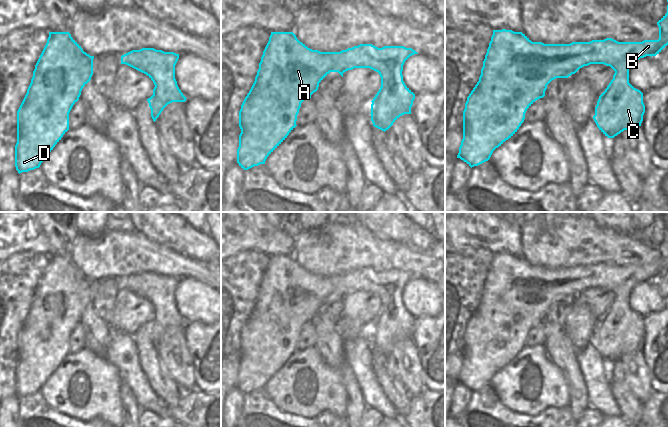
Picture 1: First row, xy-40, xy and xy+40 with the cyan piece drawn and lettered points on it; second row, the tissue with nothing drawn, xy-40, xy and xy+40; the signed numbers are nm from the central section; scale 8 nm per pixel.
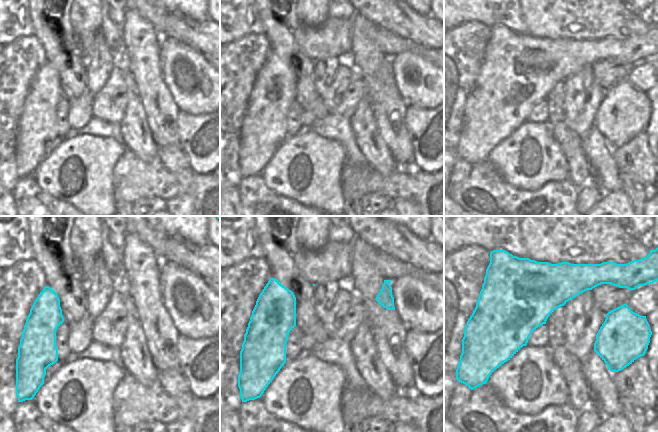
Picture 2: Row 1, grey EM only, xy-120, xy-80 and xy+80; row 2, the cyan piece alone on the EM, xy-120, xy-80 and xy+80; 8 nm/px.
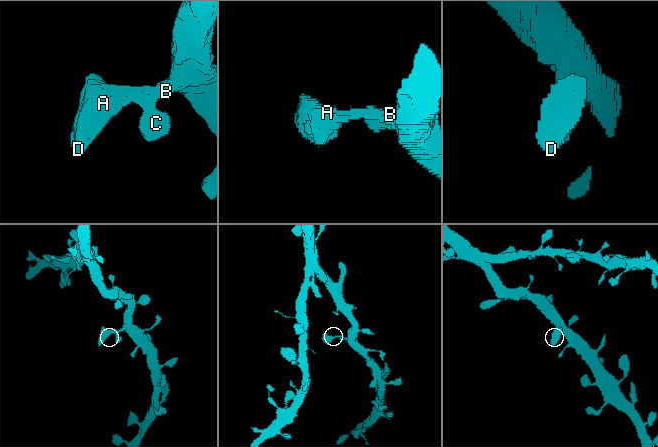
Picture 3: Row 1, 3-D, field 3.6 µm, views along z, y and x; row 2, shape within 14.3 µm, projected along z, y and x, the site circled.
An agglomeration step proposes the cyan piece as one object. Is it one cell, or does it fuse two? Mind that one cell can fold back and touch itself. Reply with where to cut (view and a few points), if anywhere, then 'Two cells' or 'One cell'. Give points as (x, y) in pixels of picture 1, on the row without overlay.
No split. One cell.

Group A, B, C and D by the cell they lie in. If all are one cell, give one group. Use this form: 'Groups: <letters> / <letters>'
Groups: A B C D.

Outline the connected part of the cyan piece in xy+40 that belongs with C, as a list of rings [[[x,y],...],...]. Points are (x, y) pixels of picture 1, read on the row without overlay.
[[[669,230],[667,237],[657,246],[658,264],[642,266],[618,266],[612,262],[592,264],[590,266],[572,266],[570,268],[544,268],[532,266],[522,256],[512,254],[493,254],[493,259],[483,285],[479,305],[467,321],[463,335],[463,363],[457,382],[466,386],[471,392],[488,385],[493,375],[511,362],[524,346],[527,333],[538,323],[545,320],[547,309],[556,302],[568,302],[580,292],[590,288],[604,288],[614,295],[613,303],[599,320],[593,343],[599,354],[608,362],[614,362],[624,354],[641,350],[645,329],[643,317],[629,307],[629,293],[634,286],[646,280],[656,280],[669,268]]]

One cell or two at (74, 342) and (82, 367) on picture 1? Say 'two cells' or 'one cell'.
two cells

